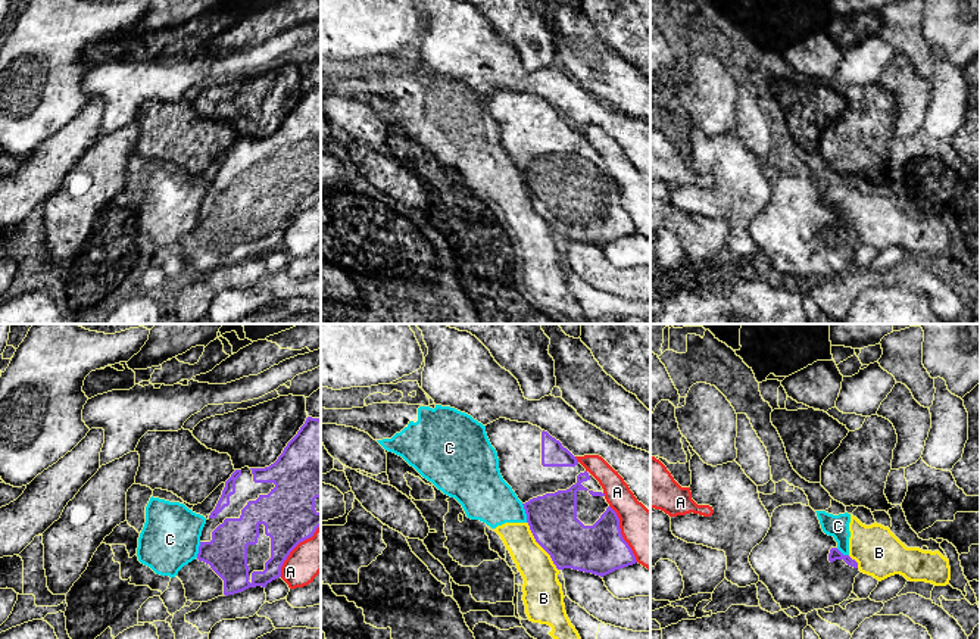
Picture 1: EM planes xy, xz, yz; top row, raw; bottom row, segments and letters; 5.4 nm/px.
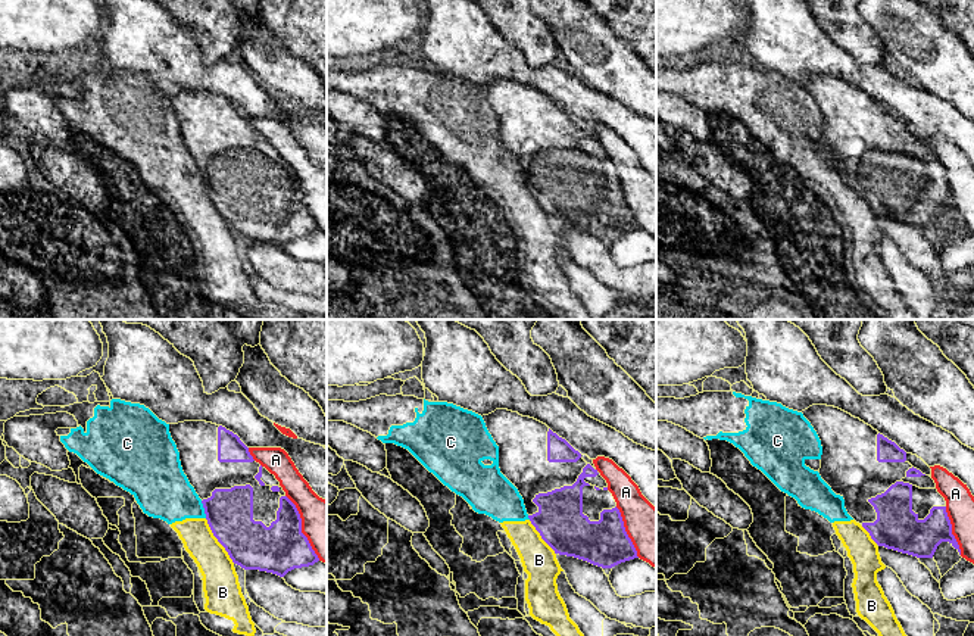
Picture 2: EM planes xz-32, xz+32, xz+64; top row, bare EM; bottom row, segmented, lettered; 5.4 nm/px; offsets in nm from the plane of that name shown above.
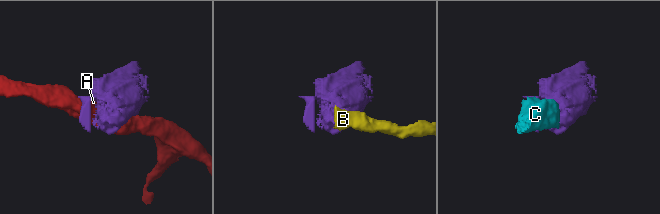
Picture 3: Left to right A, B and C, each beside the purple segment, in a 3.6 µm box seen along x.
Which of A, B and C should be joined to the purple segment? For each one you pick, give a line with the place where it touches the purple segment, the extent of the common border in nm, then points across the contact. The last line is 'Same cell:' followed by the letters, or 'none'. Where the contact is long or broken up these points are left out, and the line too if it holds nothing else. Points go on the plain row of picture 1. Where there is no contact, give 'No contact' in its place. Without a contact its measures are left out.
Same cell: none

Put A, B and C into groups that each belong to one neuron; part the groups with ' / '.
A / B C

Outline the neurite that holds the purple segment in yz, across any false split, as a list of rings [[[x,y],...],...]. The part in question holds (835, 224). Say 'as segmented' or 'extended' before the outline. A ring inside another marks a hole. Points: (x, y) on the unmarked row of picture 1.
extended; [[[802,174],[774,180],[771,197],[749,233],[781,280],[795,277],[802,284],[846,271],[861,243],[823,202],[817,183]]]

